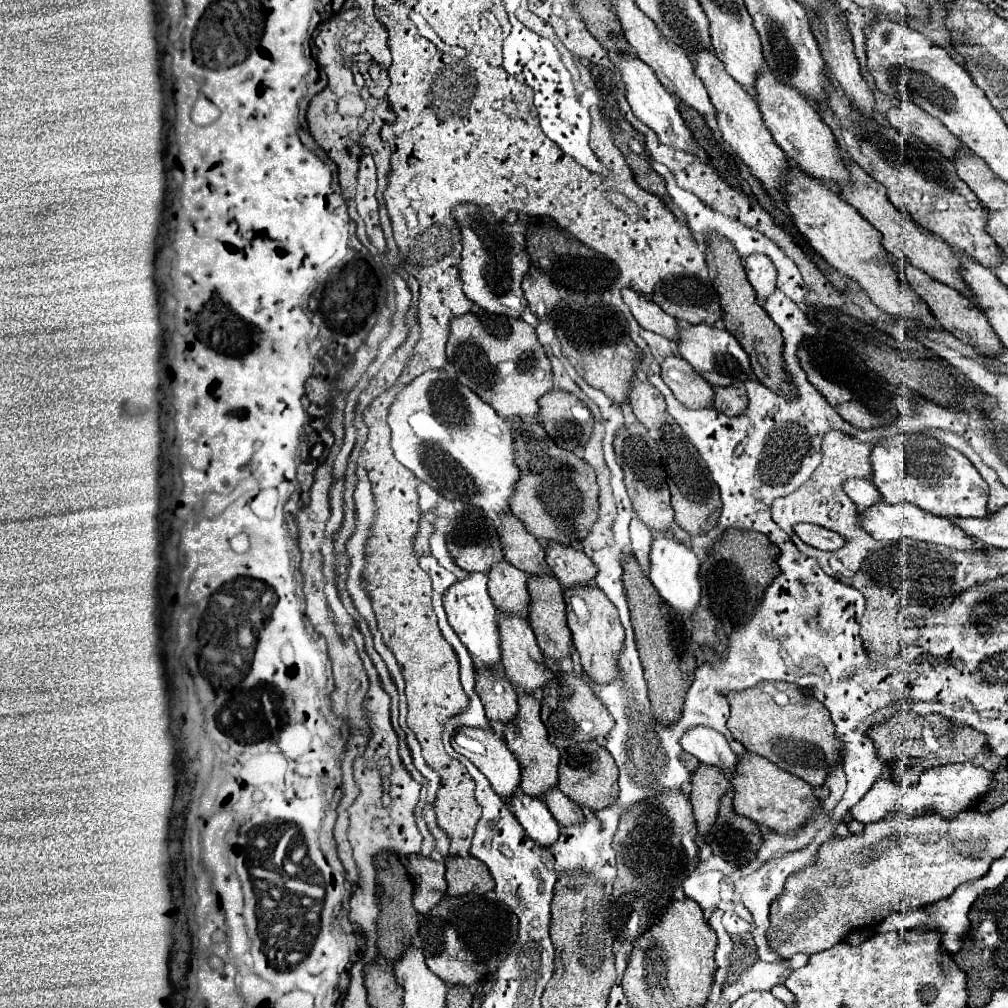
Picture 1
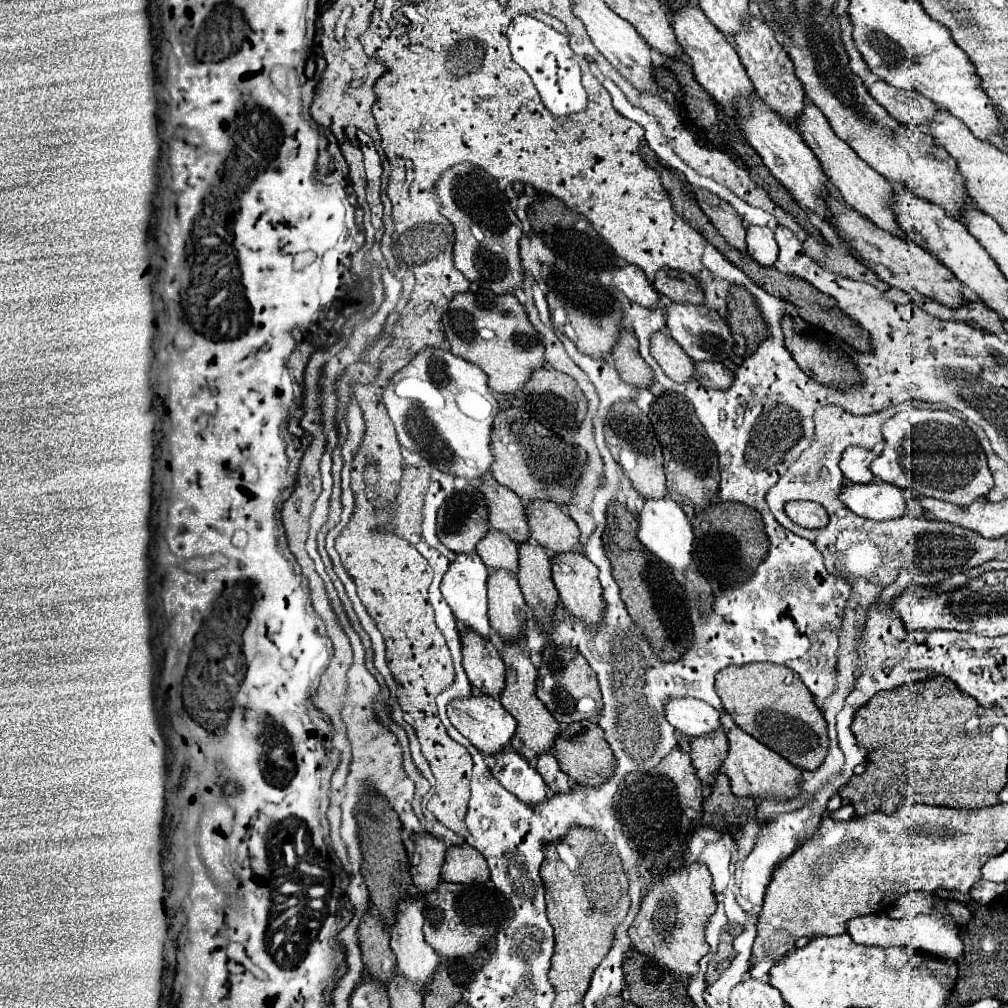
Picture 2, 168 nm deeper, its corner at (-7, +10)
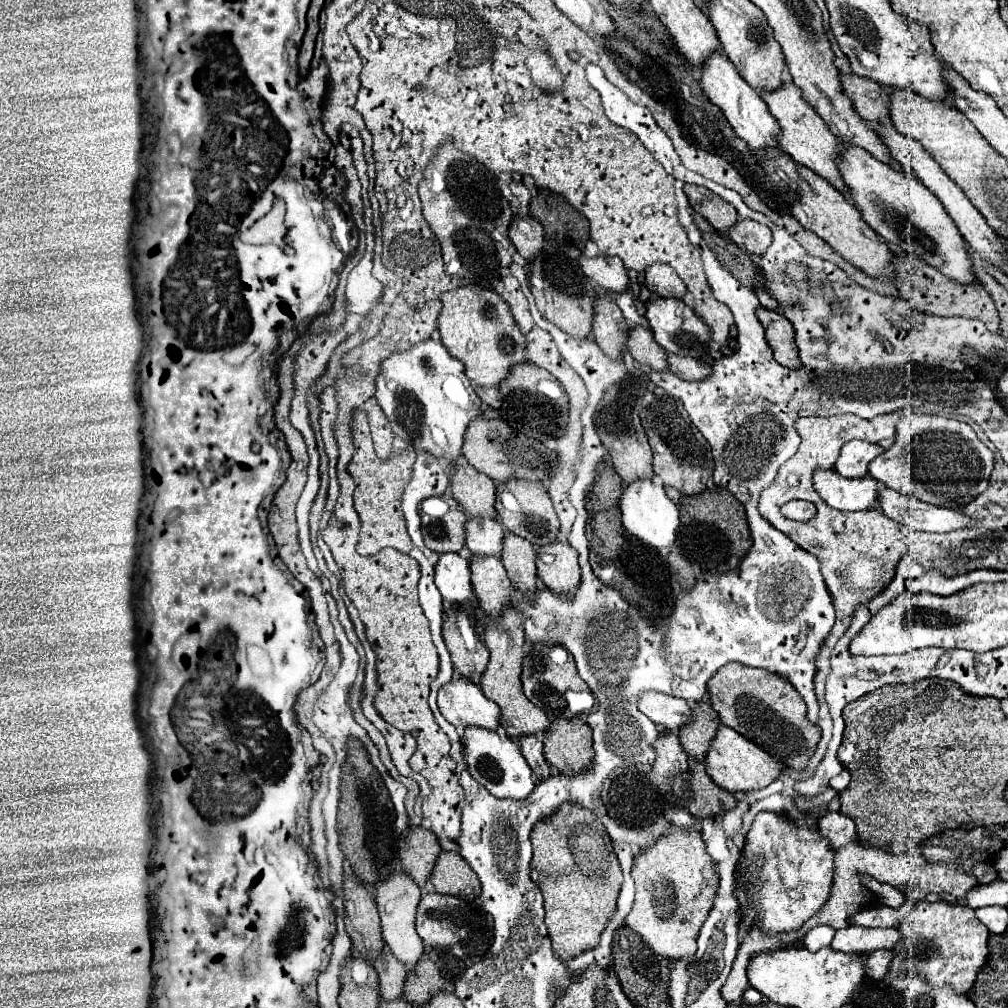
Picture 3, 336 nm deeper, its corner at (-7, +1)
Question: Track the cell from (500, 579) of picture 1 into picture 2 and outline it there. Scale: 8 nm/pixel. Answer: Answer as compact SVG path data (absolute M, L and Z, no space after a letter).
M491 528L491 532L477 544L477 554L491 570L507 570L513 574L519 570L519 548L499 530Z

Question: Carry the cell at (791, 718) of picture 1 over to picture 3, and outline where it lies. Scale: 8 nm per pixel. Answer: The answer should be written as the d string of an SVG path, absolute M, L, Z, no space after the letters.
M727 663L707 683L711 707L717 711L723 725L735 729L755 745L763 747L771 757L793 769L805 769L809 757L819 743L821 729L807 721L805 701L795 687L765 669L753 669L739 663Z

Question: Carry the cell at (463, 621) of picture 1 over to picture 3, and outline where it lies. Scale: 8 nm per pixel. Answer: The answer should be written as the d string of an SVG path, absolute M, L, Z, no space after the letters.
M441 553L435 565L435 585L443 599L465 609L473 607L473 587L469 561L459 553Z

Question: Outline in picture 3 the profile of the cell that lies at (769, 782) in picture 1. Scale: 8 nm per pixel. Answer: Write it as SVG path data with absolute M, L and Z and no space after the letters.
M721 725L717 729L717 735L711 741L711 747L705 755L705 765L709 777L727 791L749 791L749 789L761 789L767 787L777 779L777 775L783 771L783 765L773 759L769 753L765 753L761 747L733 731L731 727Z

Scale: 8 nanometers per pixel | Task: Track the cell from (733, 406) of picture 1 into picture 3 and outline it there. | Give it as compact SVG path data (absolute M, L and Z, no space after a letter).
M667 355L667 363L669 363L669 371L673 371L677 377L687 379L687 381L697 381L697 379L705 379L709 375L709 365L701 359L693 359L693 357L683 357L683 355Z

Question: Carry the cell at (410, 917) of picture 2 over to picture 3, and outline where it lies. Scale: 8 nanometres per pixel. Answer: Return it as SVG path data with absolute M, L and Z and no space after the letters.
M393 871L383 881L375 883L375 897L377 897L377 909L379 909L379 917L381 917L381 931L383 931L385 943L391 947L393 955L401 963L405 963L409 969L413 969L423 953L421 937L415 931L415 911L417 911L417 905L421 899L419 887L407 873Z

